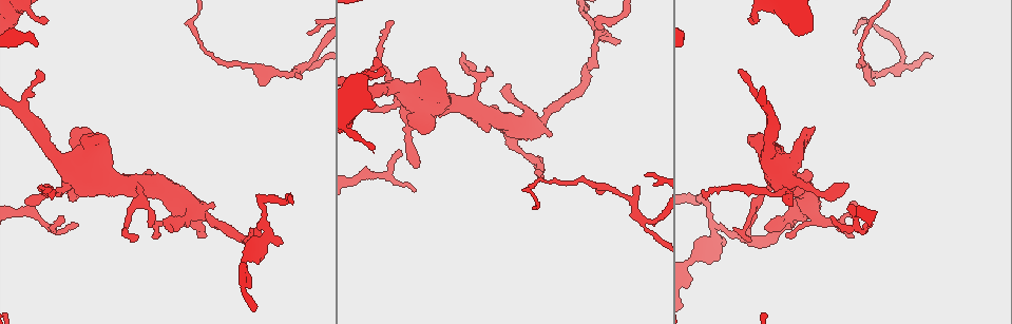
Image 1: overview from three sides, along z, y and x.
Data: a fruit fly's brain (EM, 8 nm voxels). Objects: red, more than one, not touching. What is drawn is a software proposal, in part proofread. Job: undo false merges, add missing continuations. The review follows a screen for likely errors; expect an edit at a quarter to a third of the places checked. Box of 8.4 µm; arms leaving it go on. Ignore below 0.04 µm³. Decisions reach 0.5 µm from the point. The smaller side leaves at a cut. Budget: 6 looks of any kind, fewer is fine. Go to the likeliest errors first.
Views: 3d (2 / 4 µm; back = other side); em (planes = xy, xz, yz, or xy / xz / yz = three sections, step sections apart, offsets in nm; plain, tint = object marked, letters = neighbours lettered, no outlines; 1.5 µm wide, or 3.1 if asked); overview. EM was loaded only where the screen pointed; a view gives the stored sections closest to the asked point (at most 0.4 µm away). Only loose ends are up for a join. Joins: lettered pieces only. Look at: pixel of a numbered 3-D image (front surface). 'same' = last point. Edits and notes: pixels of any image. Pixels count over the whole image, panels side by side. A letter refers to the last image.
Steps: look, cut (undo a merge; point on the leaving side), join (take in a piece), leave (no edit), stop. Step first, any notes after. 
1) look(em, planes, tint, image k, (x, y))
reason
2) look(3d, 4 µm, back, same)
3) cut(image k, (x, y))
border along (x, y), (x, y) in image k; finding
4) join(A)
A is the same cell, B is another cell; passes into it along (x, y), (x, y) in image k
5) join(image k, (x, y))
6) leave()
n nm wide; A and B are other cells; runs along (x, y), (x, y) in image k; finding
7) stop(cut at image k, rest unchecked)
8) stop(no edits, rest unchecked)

look(em, planes, plain, image 1, (151, 225))
tapers out

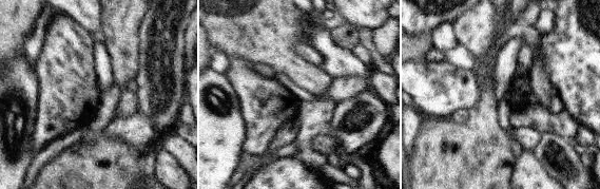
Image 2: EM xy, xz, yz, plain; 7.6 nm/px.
look(em, planes, letters, same)
see the neighbours

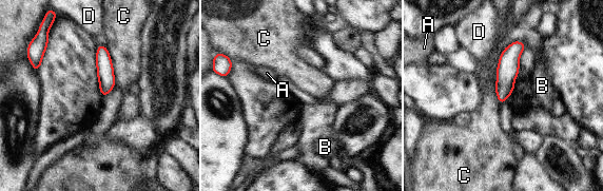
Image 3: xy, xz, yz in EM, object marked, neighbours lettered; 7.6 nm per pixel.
leave()
A, B, C and D are other cells; border along (499, 56), (494, 92), (501, 103) in image 3; none of them fits

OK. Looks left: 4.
look(em, planes, letters, image 1, (598, 35))
sharp bend

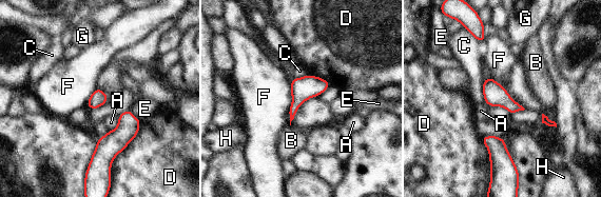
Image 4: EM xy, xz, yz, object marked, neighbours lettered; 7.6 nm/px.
leave()
D touches over 460 nm; A, B, C, D, E, F, G and H are other cells; all the same cell

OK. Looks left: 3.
look(em, xy, step 8, tint, image 1, (641, 221))
two arms in line, one across

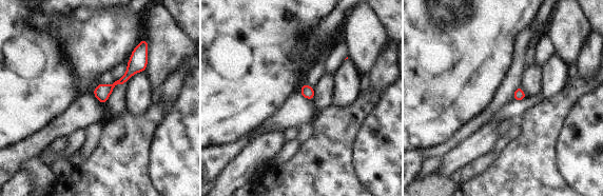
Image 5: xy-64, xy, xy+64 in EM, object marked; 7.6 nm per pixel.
look(em, yz, step 4, letters, same)

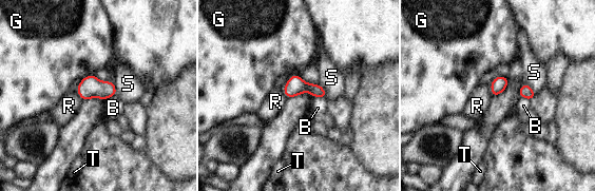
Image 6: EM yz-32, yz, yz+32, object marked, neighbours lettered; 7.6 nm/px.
leave()
110 nm wide; B, G, R, S and T are other cells; border along (313, 96), (325, 98) in image 6; one cell here

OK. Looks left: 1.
stop(no edits, rest unchecked)

